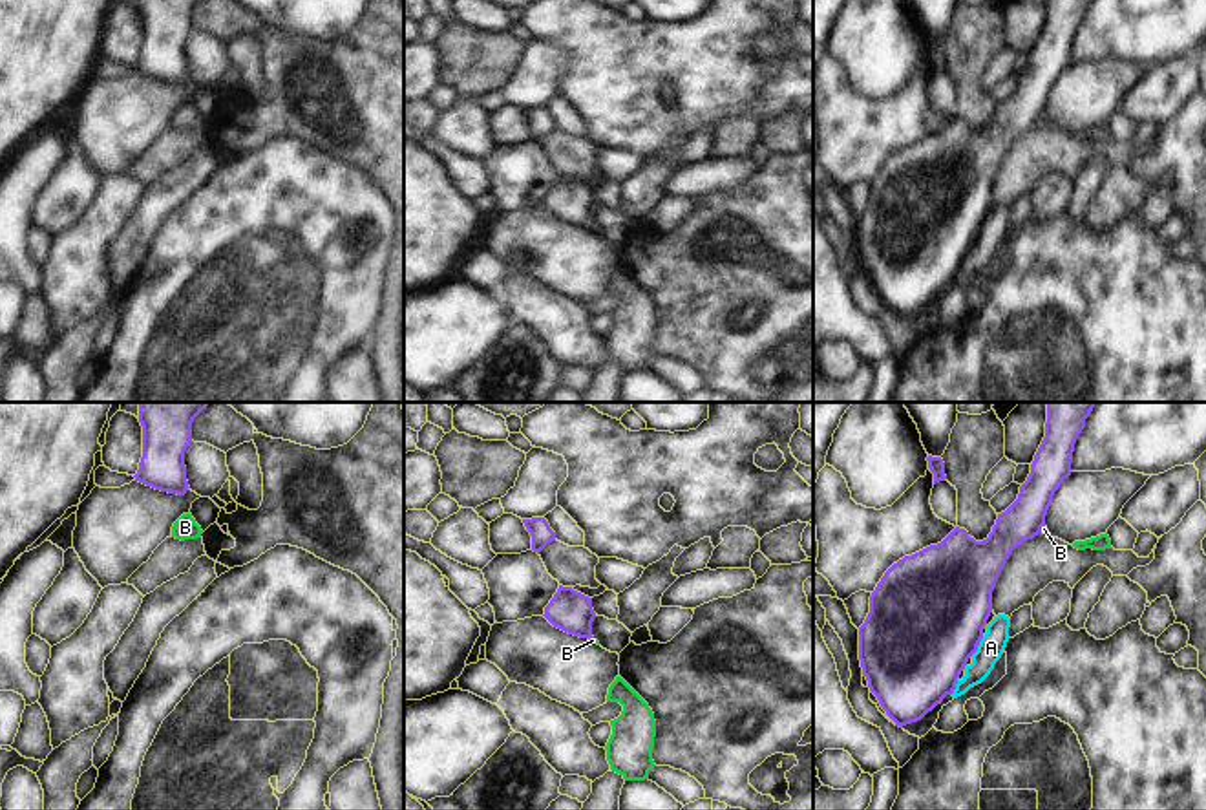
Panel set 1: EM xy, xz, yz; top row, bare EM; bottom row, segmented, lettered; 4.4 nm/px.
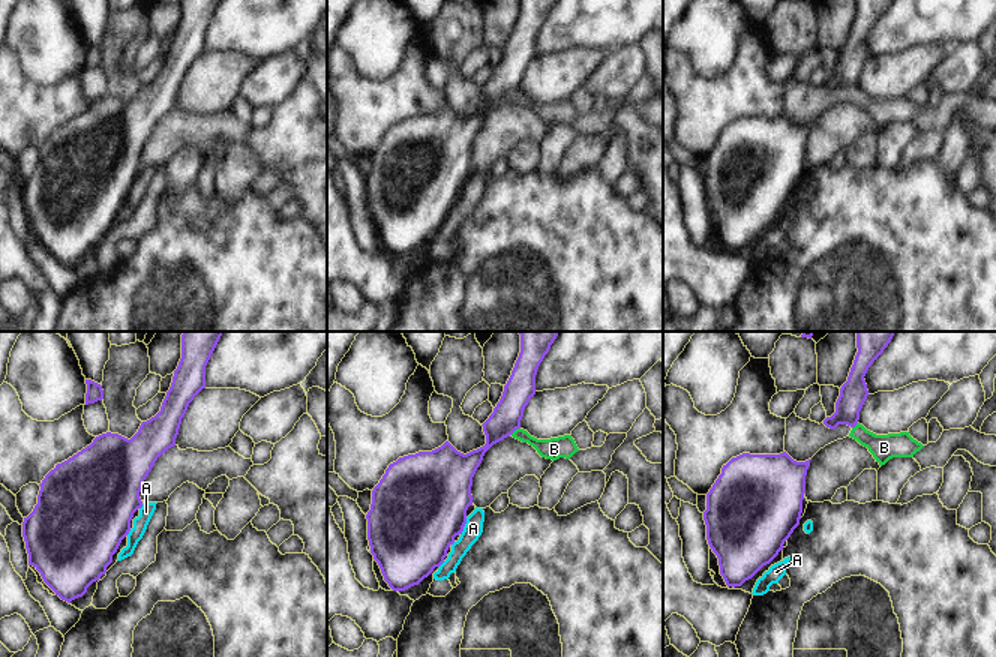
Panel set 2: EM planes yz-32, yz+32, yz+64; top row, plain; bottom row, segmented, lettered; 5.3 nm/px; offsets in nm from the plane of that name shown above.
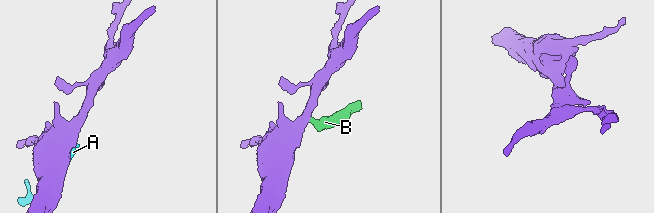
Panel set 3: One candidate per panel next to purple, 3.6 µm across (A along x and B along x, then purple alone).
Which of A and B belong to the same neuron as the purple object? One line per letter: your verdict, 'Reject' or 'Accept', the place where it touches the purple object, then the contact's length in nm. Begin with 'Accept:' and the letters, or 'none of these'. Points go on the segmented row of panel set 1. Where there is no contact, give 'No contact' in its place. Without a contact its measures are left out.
Accept: none of these
A: Reject. Touches purple at yz (978, 644). Shared border 110 nm
B: Reject. Touches purple at yz (1042, 525). Shared border 40 nm.

